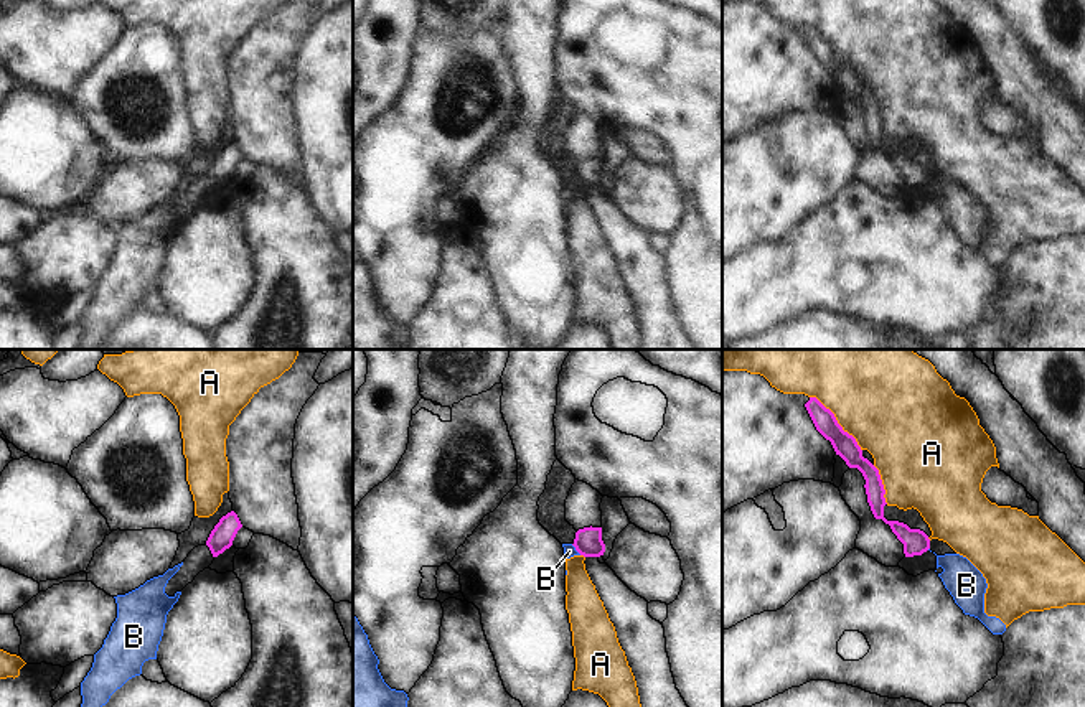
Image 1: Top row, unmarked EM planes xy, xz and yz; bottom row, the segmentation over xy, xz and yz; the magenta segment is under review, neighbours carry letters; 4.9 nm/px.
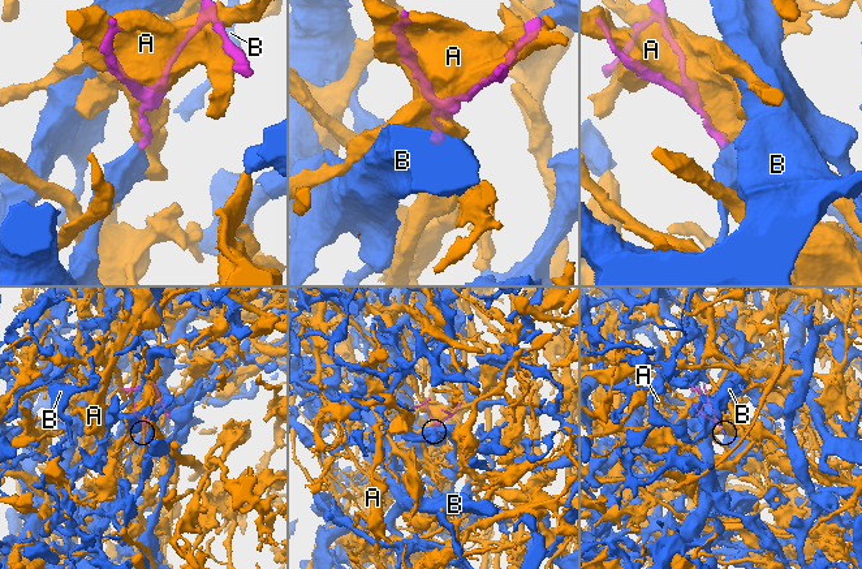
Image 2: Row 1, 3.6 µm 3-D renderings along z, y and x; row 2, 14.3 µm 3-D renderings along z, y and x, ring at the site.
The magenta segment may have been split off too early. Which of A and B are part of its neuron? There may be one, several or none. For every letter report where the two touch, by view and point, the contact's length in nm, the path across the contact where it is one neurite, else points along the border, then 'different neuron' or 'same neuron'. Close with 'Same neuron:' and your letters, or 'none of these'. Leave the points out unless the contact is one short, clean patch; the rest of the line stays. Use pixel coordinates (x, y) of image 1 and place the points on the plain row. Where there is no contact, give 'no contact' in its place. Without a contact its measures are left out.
A: meets magenta in yz at (836, 53); contact 380 nm long; different neuron
B: meets magenta in xz at (576, 180); contact 80 nm long; border along xz (571, 175), (581, 185); different neuron
Same neuron: none of these

